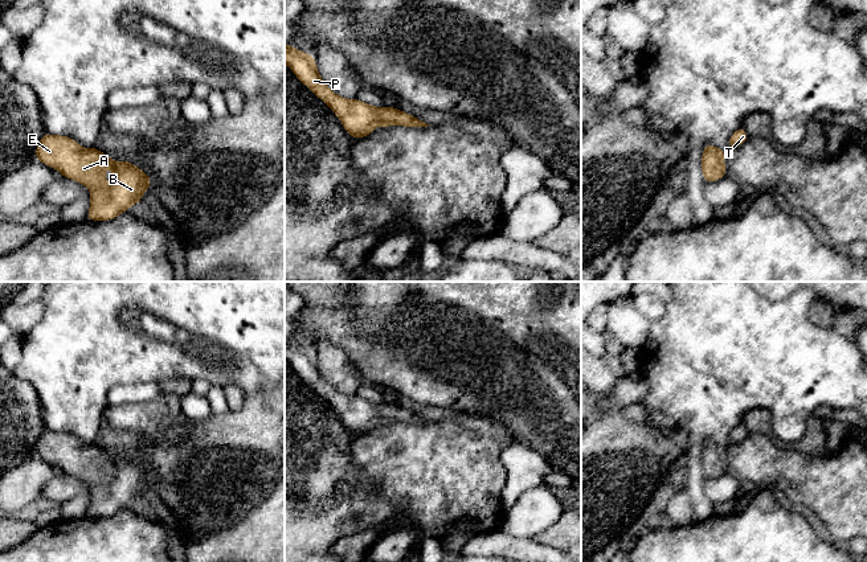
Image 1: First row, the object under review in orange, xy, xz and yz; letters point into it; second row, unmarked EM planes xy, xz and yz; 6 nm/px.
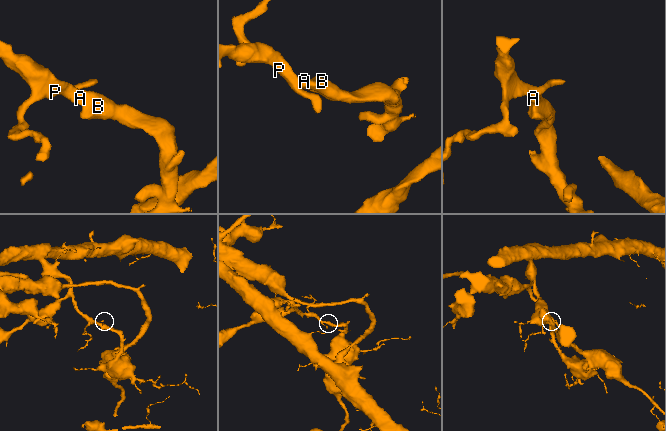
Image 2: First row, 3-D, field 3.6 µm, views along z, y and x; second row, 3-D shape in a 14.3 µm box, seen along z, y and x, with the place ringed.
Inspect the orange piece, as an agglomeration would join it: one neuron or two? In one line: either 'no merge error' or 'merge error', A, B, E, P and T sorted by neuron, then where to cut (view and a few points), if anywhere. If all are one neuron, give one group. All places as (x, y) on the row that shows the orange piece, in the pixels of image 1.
no merge error; groups A B E P T; cut none

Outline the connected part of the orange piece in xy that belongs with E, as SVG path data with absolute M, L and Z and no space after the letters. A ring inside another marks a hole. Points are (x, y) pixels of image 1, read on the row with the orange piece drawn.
M45 134L36 147L36 160L90 189L89 221L110 221L126 213L140 202L151 184L150 176L131 161L116 164L99 149L82 148L69 136ZM106 167L113 171L113 181L107 185Z

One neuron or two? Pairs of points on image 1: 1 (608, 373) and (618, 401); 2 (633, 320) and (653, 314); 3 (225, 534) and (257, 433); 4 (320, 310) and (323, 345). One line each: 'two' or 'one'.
1: two
2: two
3: one
4: two

